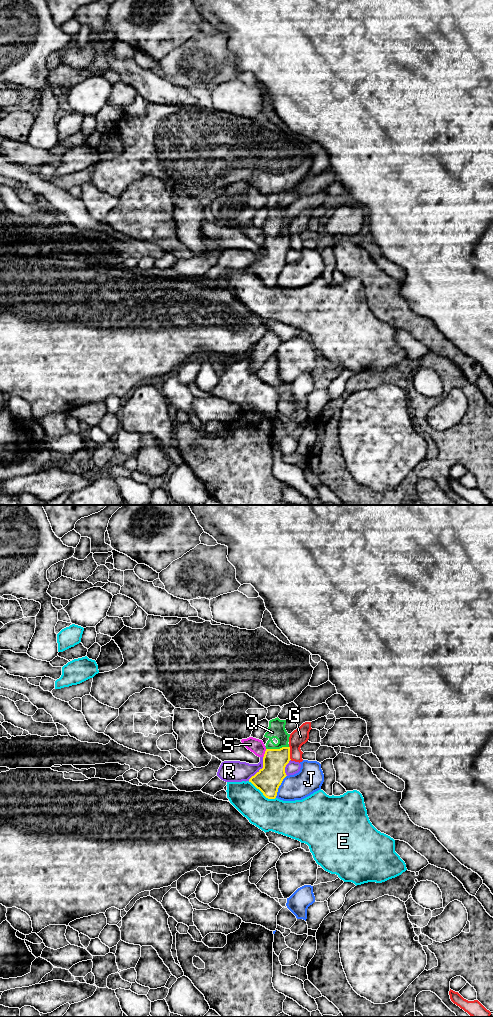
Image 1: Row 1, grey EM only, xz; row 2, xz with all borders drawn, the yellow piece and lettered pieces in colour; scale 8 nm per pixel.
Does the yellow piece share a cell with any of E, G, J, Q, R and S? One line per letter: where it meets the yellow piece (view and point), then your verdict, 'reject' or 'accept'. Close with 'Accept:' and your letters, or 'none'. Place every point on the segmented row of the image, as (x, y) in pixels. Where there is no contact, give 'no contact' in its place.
E: xz (262, 792) | reject
G: xz (289, 753) | reject
J: xz (279, 785) | reject
Q: xz (277, 749) | accept
R: xz (260, 769) | reject
S: xz (265, 753) | reject
Accept: Q

